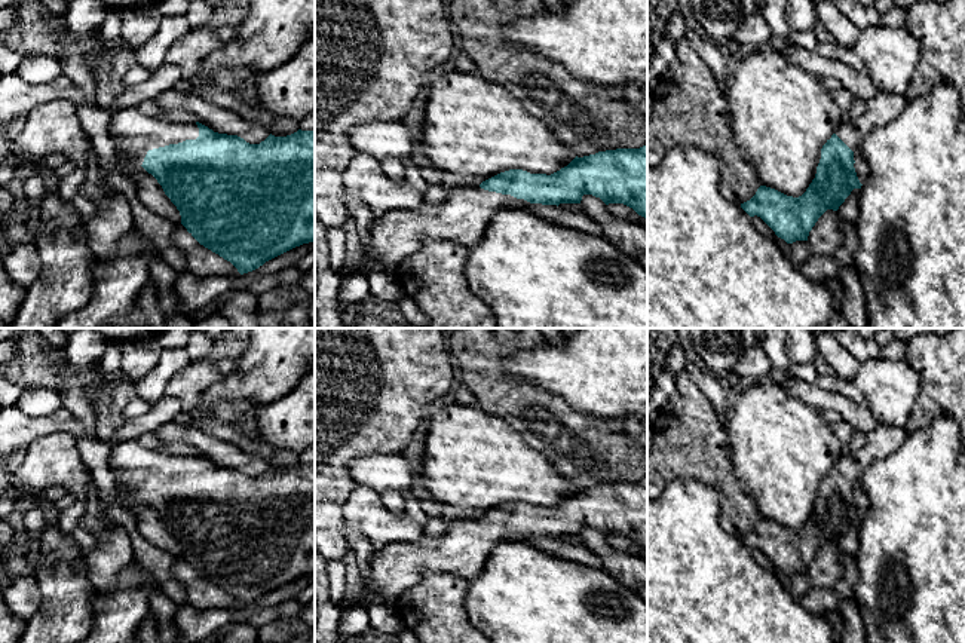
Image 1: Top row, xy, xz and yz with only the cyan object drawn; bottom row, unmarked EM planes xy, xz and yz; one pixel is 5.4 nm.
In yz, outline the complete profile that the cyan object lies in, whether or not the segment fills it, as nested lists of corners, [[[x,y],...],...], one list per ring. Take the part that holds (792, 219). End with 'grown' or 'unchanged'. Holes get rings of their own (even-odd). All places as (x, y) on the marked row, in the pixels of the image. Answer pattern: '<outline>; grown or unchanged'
[[[879,91],[866,101],[866,111],[858,119],[842,120],[822,146],[815,178],[802,196],[793,198],[760,186],[741,208],[750,217],[760,217],[787,244],[808,241],[809,232],[827,209],[837,211],[854,189],[861,189],[854,151],[861,148],[871,131],[892,122],[904,105],[903,95]]]; grown

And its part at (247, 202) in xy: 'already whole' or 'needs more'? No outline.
needs more

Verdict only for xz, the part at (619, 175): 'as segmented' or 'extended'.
extended

